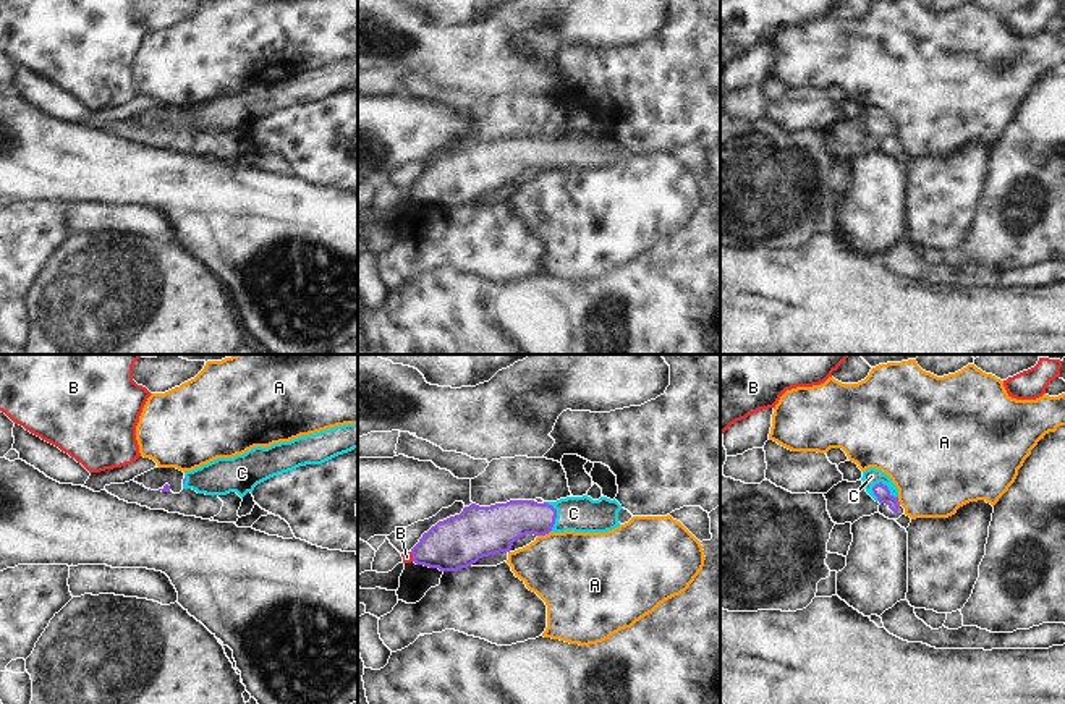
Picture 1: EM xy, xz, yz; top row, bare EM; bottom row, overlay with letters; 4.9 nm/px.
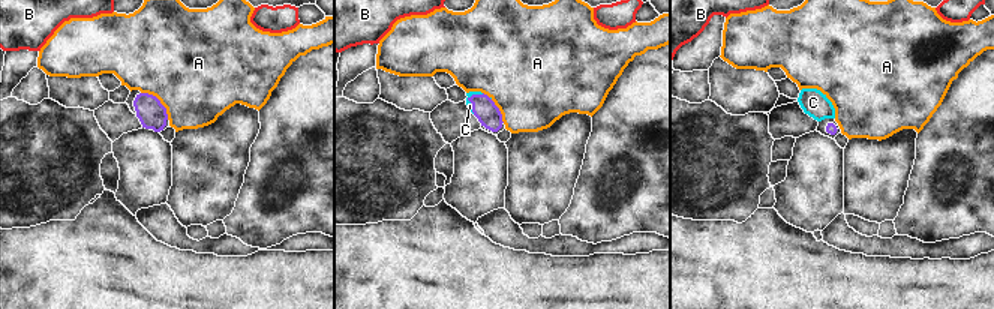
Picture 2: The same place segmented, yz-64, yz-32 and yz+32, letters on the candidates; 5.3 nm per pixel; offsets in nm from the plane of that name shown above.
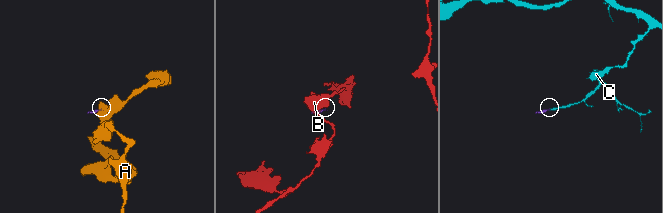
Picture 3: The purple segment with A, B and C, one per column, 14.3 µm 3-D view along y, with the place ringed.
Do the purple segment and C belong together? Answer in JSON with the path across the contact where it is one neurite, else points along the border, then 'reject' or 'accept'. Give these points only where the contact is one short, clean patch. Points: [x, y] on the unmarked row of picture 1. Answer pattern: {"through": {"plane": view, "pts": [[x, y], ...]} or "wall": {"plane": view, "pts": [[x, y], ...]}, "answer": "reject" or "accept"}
{"through": {"plane": "yz", "pts": [[881, 128], [886, 123], [871, 114]]}, "answer": "accept"}

